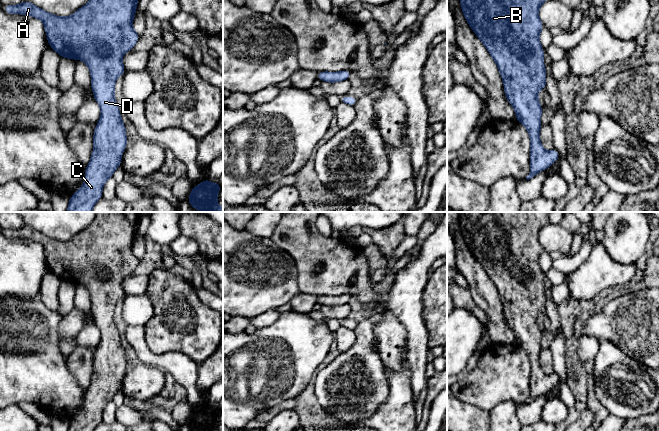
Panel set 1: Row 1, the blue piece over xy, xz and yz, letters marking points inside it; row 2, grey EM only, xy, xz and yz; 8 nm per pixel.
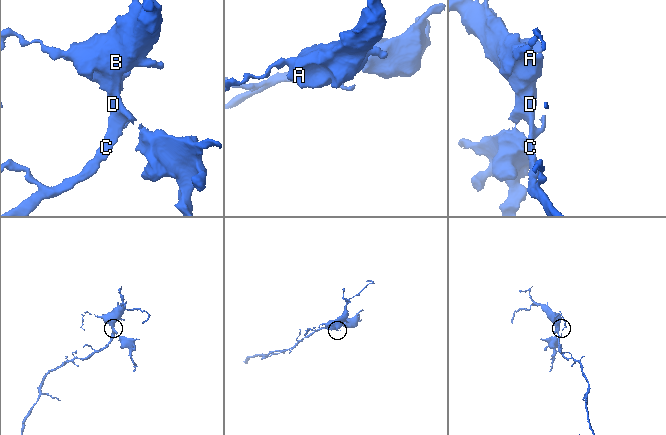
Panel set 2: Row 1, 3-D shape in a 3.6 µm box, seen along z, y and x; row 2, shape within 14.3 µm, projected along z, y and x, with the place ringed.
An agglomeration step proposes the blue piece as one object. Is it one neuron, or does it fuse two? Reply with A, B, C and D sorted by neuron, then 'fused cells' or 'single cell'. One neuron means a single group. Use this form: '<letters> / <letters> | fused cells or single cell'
A B C D | single cell

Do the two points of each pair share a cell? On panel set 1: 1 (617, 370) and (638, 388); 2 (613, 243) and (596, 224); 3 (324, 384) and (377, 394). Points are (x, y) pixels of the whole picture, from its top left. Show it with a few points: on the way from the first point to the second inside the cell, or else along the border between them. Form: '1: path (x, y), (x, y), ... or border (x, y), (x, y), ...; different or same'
1: path (622, 375), (633, 386); same
2: border (606, 222), (602, 229); different
3: path (337, 386), (344, 388), (355, 396), (364, 395); same

